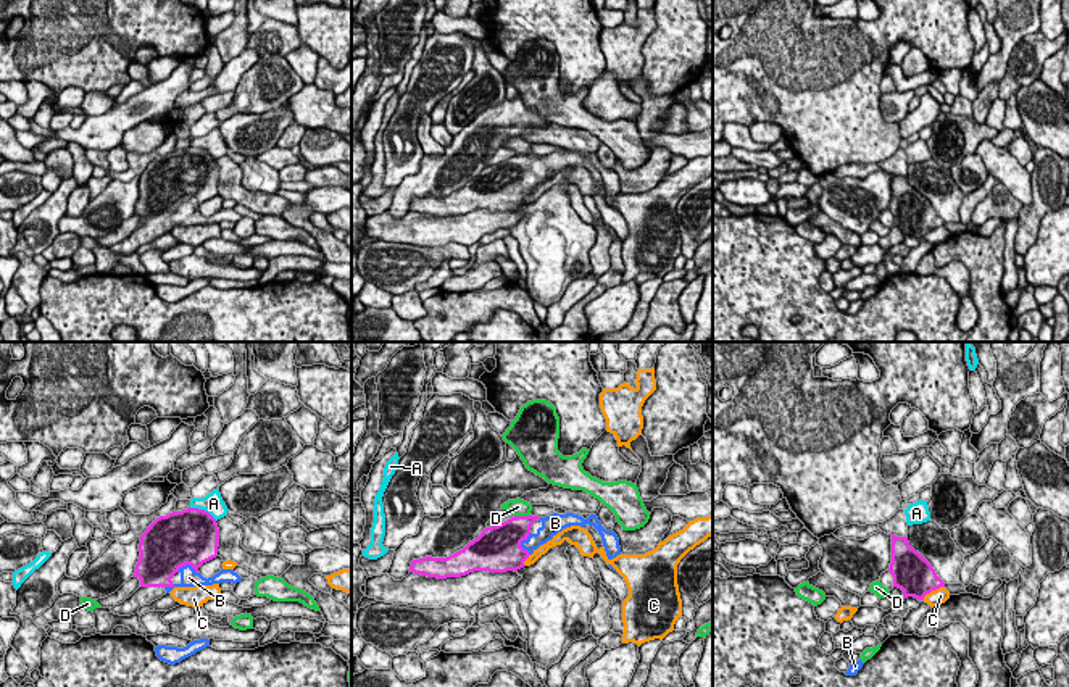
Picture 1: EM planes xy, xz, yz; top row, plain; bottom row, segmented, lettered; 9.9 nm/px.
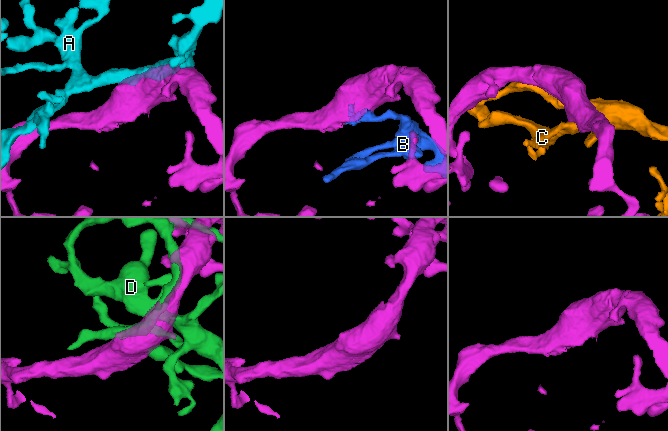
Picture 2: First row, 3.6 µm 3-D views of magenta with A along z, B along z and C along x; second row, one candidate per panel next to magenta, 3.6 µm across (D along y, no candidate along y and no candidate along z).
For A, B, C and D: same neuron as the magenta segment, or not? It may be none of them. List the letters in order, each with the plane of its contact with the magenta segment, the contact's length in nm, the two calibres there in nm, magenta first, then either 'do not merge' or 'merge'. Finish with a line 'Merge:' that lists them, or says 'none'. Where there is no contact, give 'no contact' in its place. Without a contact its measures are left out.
A: meets magenta in xy; contact 300 nm long; 480 nm thick on the magenta side, 200 nm on the other; do not merge
B: meets magenta in xz; contact 220 nm long; 460 nm thick on the magenta side, 160 nm on the other; merge
C: meets magenta in yz; contact 260 nm long; 380 nm thick on the magenta side, 160 nm on the other; do not merge
D: meets magenta in xz; contact 160 nm long; 280 nm thick on the magenta side, 160 nm on the other; do not merge
Merge: B

